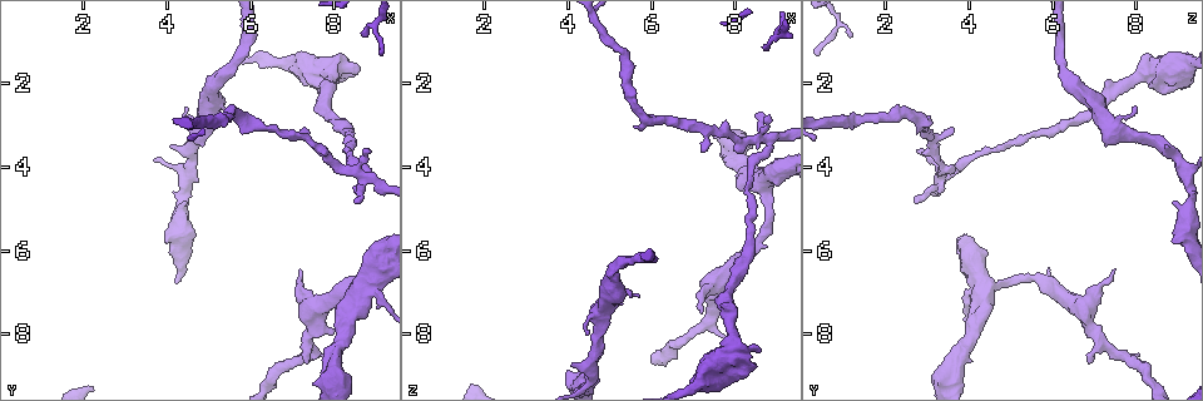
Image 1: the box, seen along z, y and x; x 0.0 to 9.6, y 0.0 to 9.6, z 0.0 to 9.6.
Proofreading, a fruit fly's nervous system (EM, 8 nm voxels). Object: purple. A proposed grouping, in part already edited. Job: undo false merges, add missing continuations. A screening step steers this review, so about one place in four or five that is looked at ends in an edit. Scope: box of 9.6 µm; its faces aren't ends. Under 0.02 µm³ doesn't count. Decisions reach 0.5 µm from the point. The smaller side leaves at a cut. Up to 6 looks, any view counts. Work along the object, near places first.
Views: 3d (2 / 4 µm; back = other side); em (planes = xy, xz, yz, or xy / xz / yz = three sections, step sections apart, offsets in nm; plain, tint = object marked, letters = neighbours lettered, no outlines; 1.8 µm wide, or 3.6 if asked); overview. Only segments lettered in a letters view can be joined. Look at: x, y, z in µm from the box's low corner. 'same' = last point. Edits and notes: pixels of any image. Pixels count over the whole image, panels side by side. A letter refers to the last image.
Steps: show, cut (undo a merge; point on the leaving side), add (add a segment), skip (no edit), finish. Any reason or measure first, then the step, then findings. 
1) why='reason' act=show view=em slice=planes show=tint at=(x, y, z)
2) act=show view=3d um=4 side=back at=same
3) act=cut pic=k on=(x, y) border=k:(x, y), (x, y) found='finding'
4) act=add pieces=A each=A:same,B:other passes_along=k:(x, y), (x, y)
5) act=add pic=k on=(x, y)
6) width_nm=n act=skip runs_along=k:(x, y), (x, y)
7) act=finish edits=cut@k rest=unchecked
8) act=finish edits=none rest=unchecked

act=show view=3d um=4 at=(7.90, 1.80, 8.30)

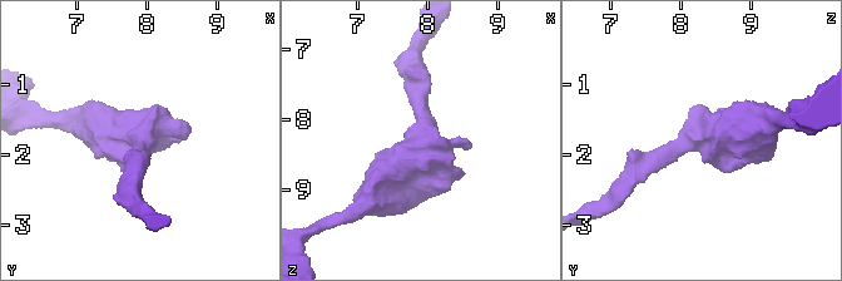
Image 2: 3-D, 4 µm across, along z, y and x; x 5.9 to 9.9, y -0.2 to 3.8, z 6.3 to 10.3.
why='shape alone is not enough' act=show view=em um=3.6 slice=planes show=letters at=(7.95, 1.70, 8.30)

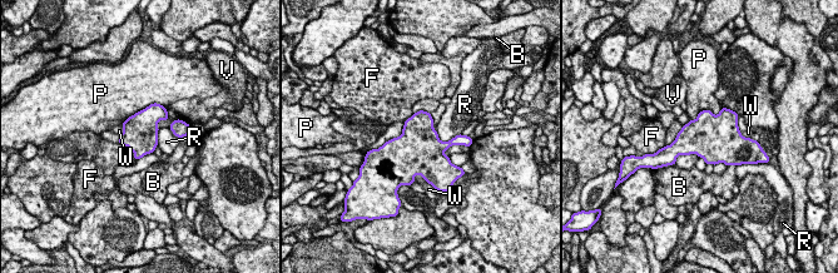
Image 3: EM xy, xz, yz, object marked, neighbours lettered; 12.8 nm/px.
act=skip each=B:other,F:other,P:other,R:other,V:other,W:other border=3:(413, 175), (418, 174), (424, 178) found='one neuron here'

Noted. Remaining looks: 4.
why='two arms in line, one across' act=show view=3d um=4 at=(8.85, 4.20, 3.55)

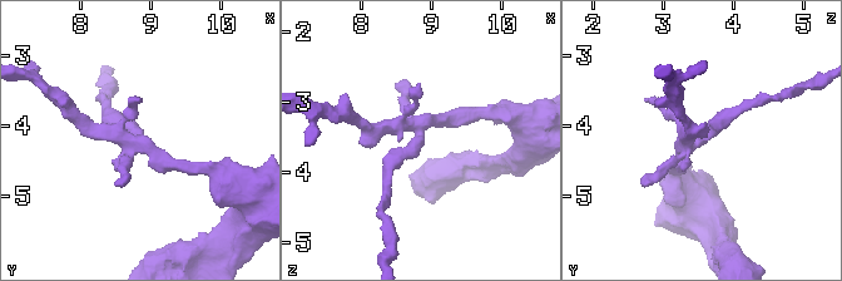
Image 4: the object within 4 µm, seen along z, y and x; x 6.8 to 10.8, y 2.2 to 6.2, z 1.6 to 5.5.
act=show view=em slice=planes show=tint at=(8.85, 4.20, 3.50)

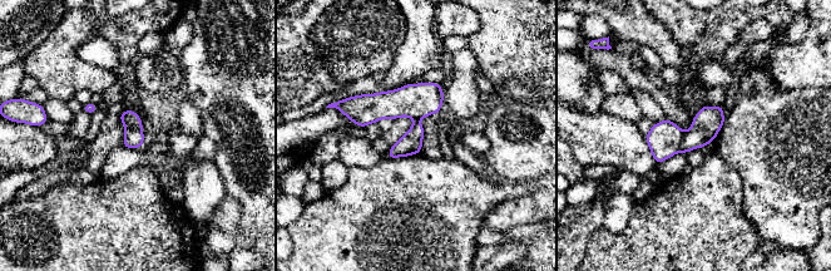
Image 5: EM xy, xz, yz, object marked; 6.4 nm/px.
act=show view=em slice=planes show=letters at=same

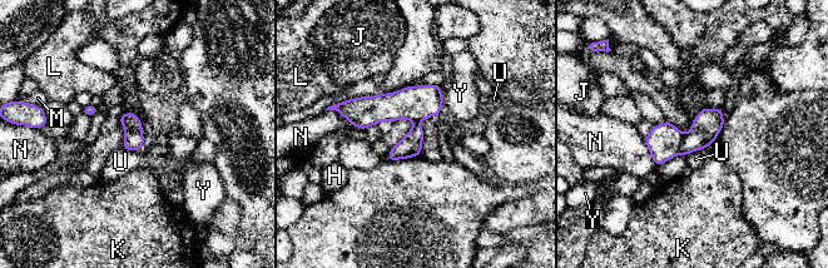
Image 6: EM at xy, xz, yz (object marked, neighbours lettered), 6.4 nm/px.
act=cut pic=6 on=(705, 127) each=H:other,J:other,K:other,L:other,M:other,N:other,U:other,Y:other border=6:(684, 134), (677, 153) found='a second neuron is stuck on'

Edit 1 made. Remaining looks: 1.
why='four arms meet' act=show view=em slice=planes show=letters at=(8.70, 6.85, 4.45)

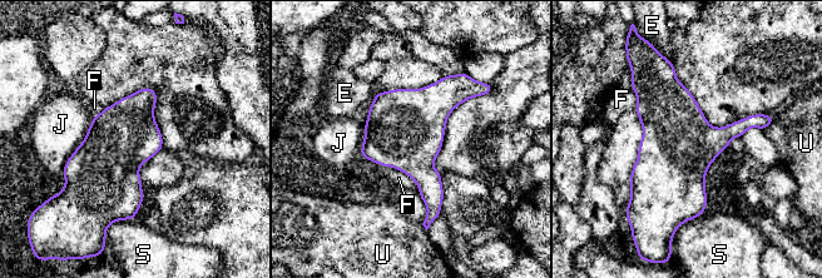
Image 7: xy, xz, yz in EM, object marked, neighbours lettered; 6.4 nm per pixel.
longest_contact=J:400nm act=skip each=E:other,F:other,J:other,S:other,U:other border=7:(381, 165), (404, 172), (420, 194) found='one neuron here'

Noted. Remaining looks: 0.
act=finish edits=cut@6 rest=unchecked

